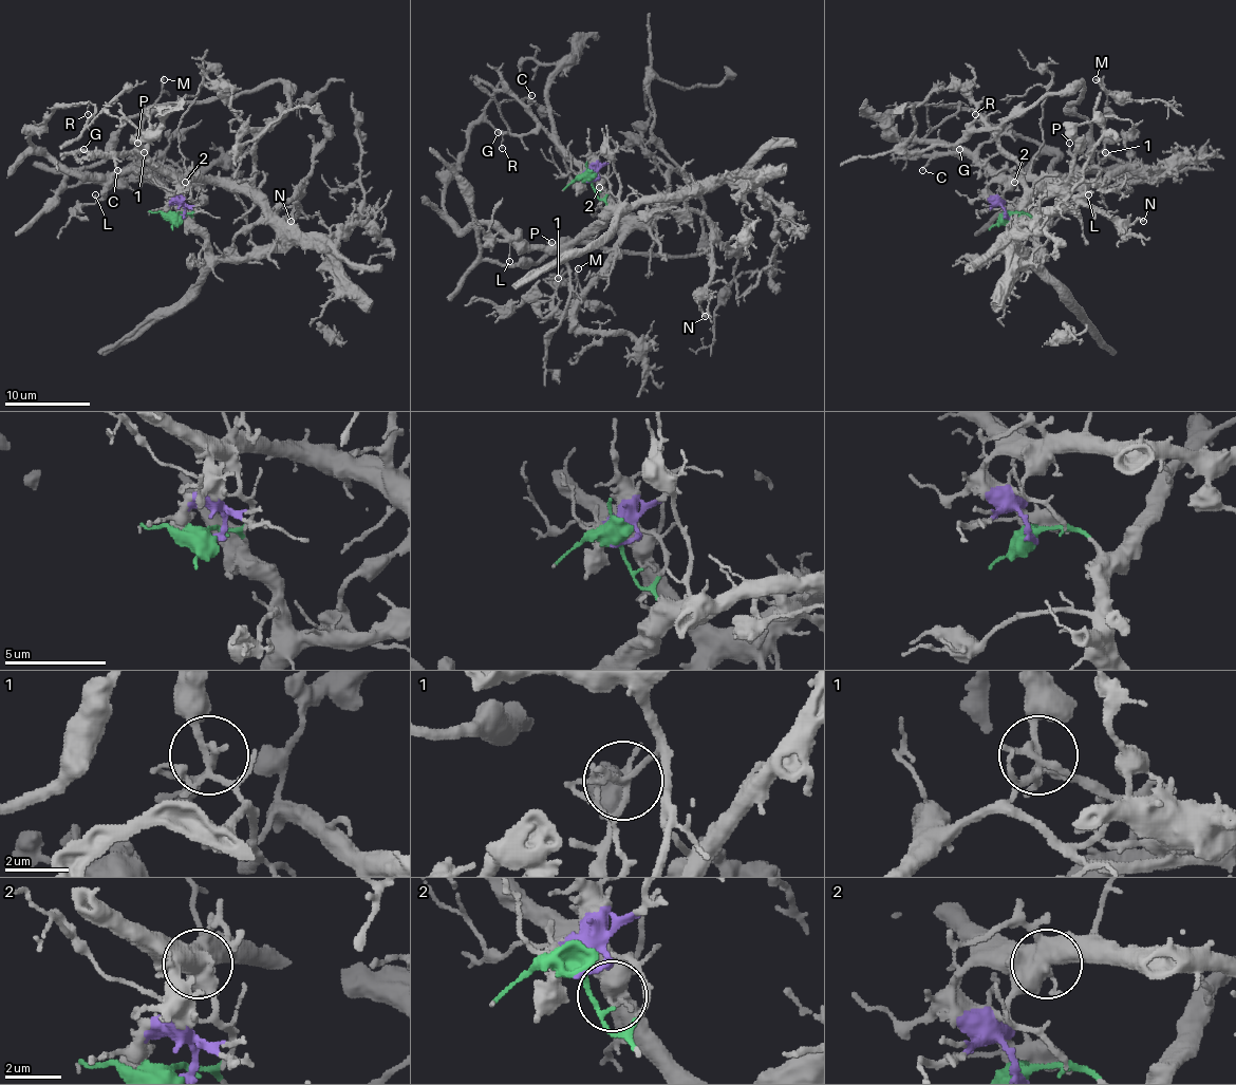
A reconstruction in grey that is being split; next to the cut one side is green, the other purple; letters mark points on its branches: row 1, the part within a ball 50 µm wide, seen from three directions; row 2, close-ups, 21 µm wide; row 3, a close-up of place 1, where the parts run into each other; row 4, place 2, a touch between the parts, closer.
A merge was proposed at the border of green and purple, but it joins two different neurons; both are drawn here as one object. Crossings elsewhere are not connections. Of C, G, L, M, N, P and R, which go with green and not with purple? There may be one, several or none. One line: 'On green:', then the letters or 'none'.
On green: L, M, P, R

